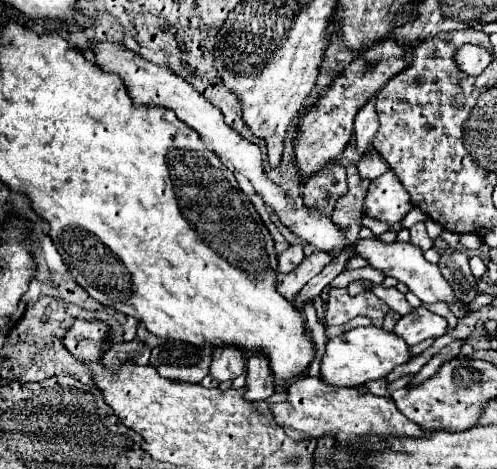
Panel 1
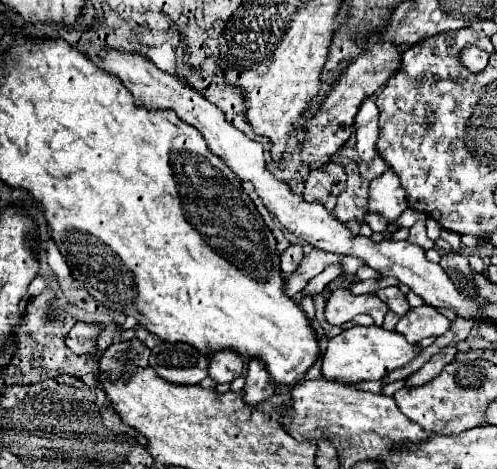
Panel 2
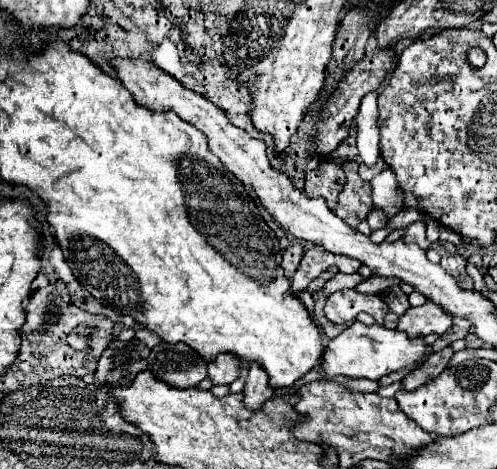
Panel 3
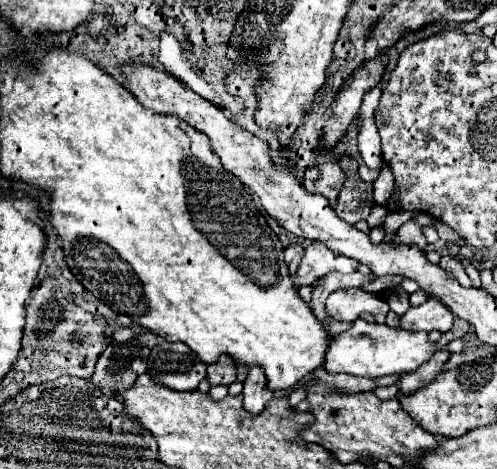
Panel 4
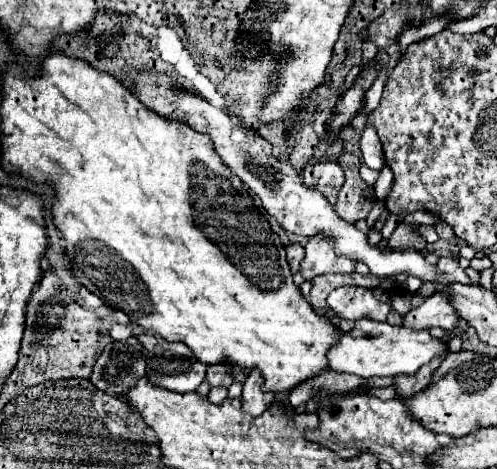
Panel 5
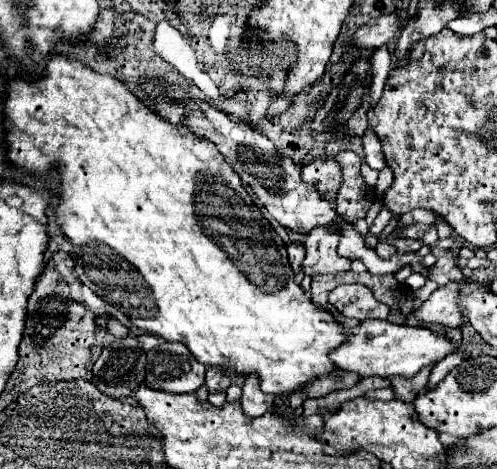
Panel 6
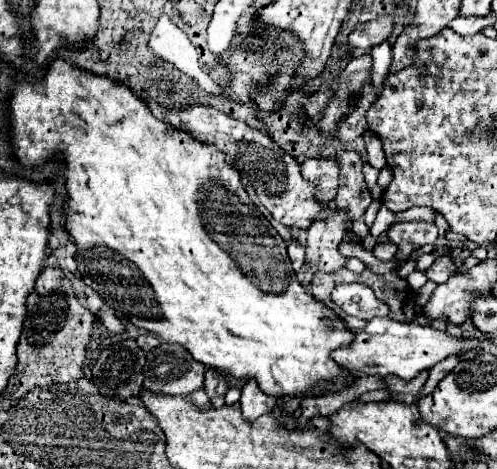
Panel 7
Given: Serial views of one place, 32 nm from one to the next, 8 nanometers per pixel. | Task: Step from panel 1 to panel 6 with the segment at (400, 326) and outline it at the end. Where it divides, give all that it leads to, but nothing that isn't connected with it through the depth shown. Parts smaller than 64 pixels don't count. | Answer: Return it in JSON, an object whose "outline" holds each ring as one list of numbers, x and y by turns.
{"outline":[[450,282,438,288,418,310,412,310,406,316,408,326,430,326,442,324,446,328,456,328,464,322,464,316,458,306,458,282]]}

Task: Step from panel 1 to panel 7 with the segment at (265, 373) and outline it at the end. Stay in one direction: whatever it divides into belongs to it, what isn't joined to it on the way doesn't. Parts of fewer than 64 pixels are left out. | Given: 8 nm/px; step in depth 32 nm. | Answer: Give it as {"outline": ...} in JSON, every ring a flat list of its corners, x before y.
{"outline":[[248,380,242,388,242,398,240,398,240,406,242,406,242,414,246,420,256,420,266,412,272,412,272,408,276,406,276,398,260,392,256,380]]}

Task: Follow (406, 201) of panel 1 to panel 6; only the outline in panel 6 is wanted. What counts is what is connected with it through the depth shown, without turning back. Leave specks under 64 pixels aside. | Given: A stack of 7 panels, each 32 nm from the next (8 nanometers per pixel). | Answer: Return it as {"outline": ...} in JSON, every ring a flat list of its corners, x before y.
{"outline":[[384,166,380,170,380,176,378,176,378,182,376,182,376,192,378,192,378,198,384,196,384,192,390,188,392,184,392,170,388,166]]}

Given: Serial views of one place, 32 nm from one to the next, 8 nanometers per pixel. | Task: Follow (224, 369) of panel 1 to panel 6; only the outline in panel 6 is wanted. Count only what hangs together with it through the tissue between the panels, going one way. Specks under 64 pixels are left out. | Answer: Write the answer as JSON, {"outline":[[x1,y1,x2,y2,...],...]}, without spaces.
{"outline":[[210,366,210,368,206,370,206,384,208,384,208,390,214,392,214,390,226,390,232,382,230,382,228,374,226,374,222,368]]}

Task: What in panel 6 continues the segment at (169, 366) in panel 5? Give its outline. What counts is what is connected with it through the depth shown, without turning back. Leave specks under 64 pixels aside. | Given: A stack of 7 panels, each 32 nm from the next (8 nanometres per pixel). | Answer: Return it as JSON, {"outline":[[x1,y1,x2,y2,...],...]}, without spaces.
{"outline":[[162,342,148,352,146,384,154,390,190,394,204,384,206,366,184,344]]}

